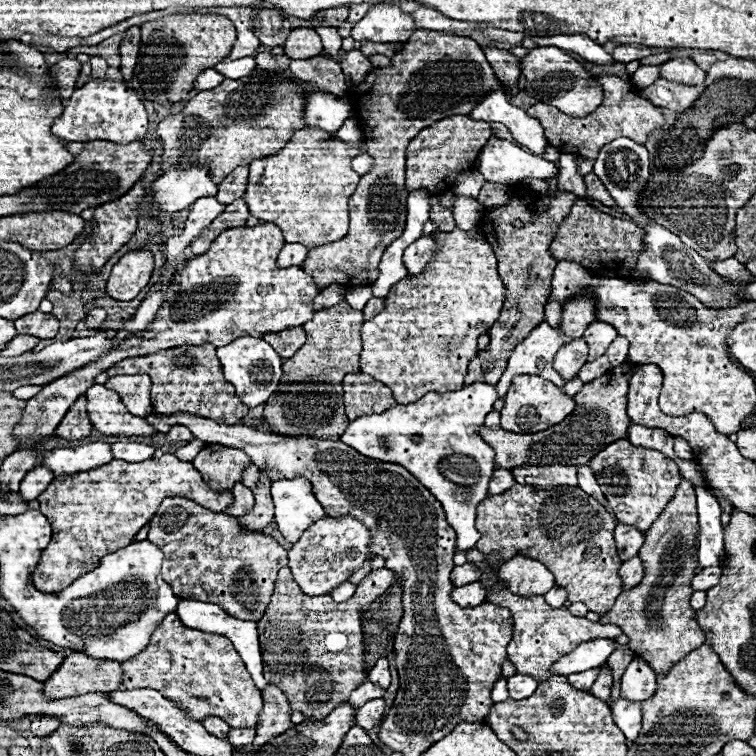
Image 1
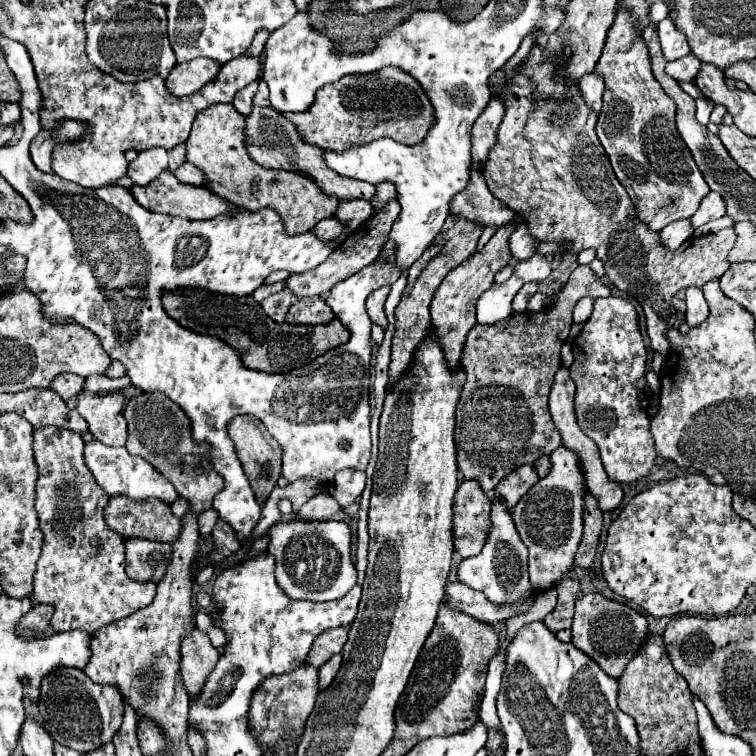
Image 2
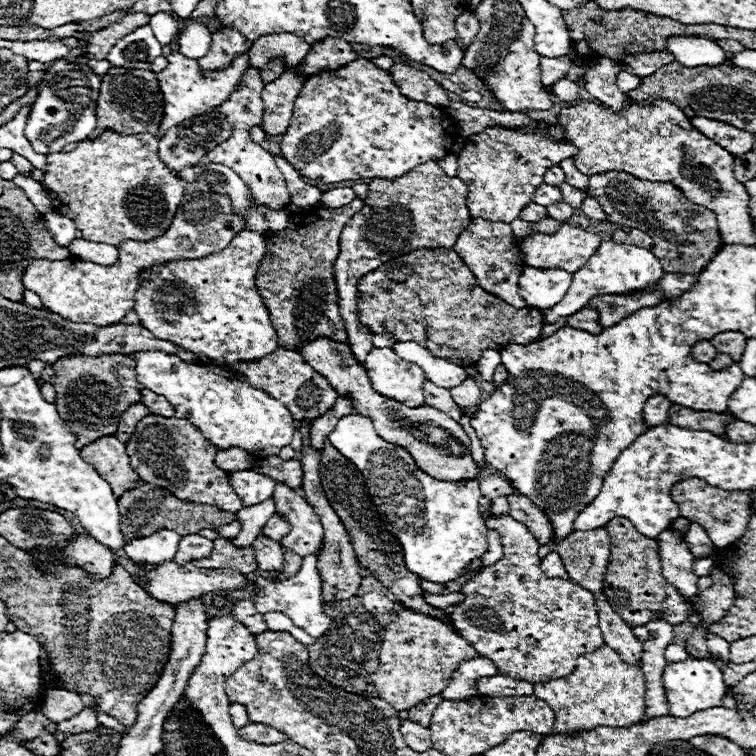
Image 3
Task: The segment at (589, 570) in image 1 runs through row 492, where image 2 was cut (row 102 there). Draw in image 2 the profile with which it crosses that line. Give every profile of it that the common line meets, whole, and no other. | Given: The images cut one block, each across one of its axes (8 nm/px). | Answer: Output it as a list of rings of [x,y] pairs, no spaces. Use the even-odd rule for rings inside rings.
[[[532,46],[526,64],[518,66],[512,74],[504,74],[502,70],[492,76],[490,90],[498,96],[504,106],[504,120],[498,130],[498,140],[490,150],[488,162],[484,166],[484,178],[488,182],[490,192],[508,204],[518,216],[530,220],[530,234],[542,242],[564,242],[572,240],[572,254],[578,254],[584,248],[594,248],[598,260],[604,264],[606,276],[620,290],[632,294],[646,316],[646,332],[652,344],[652,350],[660,354],[670,352],[670,344],[666,340],[666,330],[676,324],[676,312],[670,304],[672,296],[688,286],[702,286],[712,278],[720,278],[728,268],[728,252],[736,242],[734,228],[720,230],[716,234],[692,236],[674,252],[660,244],[660,234],[650,232],[636,220],[634,206],[618,182],[608,154],[604,152],[598,136],[596,136],[596,120],[598,114],[590,112],[584,104],[584,96],[580,96],[580,88],[564,88],[560,80],[556,80],[554,64],[568,64],[568,48],[562,48],[558,56],[552,56],[546,46]]]

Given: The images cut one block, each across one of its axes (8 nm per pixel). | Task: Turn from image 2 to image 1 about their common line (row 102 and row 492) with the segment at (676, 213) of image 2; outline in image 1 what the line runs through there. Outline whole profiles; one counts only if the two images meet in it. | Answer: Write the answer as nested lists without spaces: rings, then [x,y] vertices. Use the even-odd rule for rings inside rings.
[[[628,440],[612,442],[602,452],[598,452],[590,462],[590,468],[594,468],[596,480],[612,506],[612,512],[616,514],[618,522],[624,522],[628,526],[636,526],[640,532],[648,530],[652,522],[662,514],[664,506],[670,502],[672,494],[676,492],[676,486],[680,486],[680,468],[670,458],[664,458],[658,450],[644,450],[638,446],[632,446]]]

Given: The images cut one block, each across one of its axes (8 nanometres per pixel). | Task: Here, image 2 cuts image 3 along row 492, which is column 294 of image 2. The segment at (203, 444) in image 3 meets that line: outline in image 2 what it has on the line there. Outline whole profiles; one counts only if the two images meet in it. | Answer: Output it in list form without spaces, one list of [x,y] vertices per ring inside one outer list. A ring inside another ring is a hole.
[[[214,104],[198,112],[190,138],[186,140],[186,160],[204,172],[204,186],[242,210],[276,210],[290,236],[310,232],[320,220],[334,216],[338,200],[320,192],[312,180],[304,178],[300,172],[266,170],[250,160],[244,148],[244,120],[246,118],[240,116],[232,104]]]

